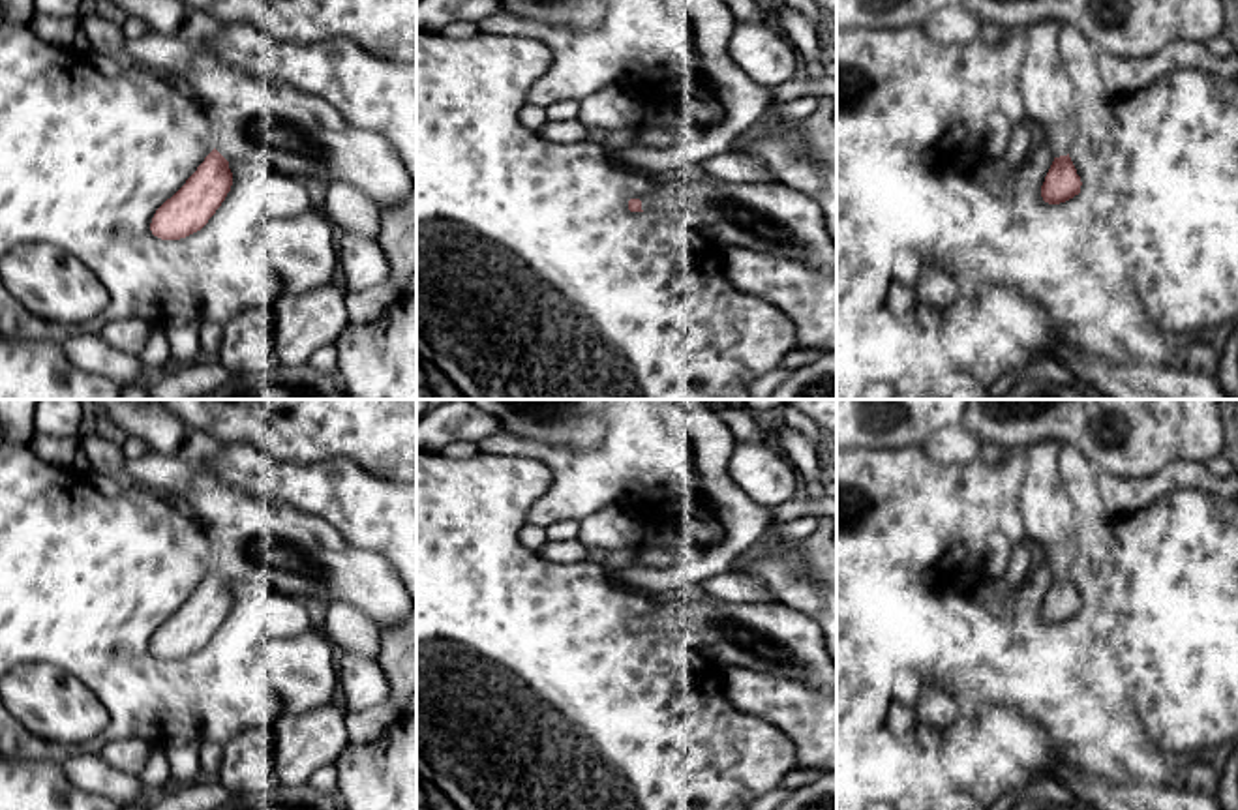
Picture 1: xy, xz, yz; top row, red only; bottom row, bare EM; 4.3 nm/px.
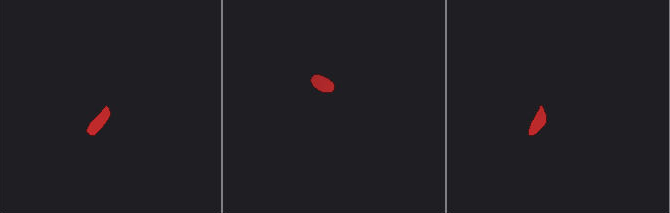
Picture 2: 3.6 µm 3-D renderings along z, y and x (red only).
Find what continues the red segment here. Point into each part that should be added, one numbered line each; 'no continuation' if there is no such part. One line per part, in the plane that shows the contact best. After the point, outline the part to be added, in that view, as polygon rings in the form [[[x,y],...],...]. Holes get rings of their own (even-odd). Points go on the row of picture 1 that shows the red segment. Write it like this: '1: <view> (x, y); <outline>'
1: yz (1045, 89); [[[1043,21],[1024,30],[1019,90],[1026,122],[1043,128],[1054,158],[1067,156],[1075,135],[1075,94],[1060,60],[1062,22]]]

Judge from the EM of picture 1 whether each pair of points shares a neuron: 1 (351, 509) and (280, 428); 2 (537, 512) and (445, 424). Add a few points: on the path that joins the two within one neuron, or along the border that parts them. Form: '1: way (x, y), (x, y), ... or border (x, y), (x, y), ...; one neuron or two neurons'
1: border (267, 454), (301, 464), (353, 464); two neurons
2: border (501, 428), (479, 443); two neurons

